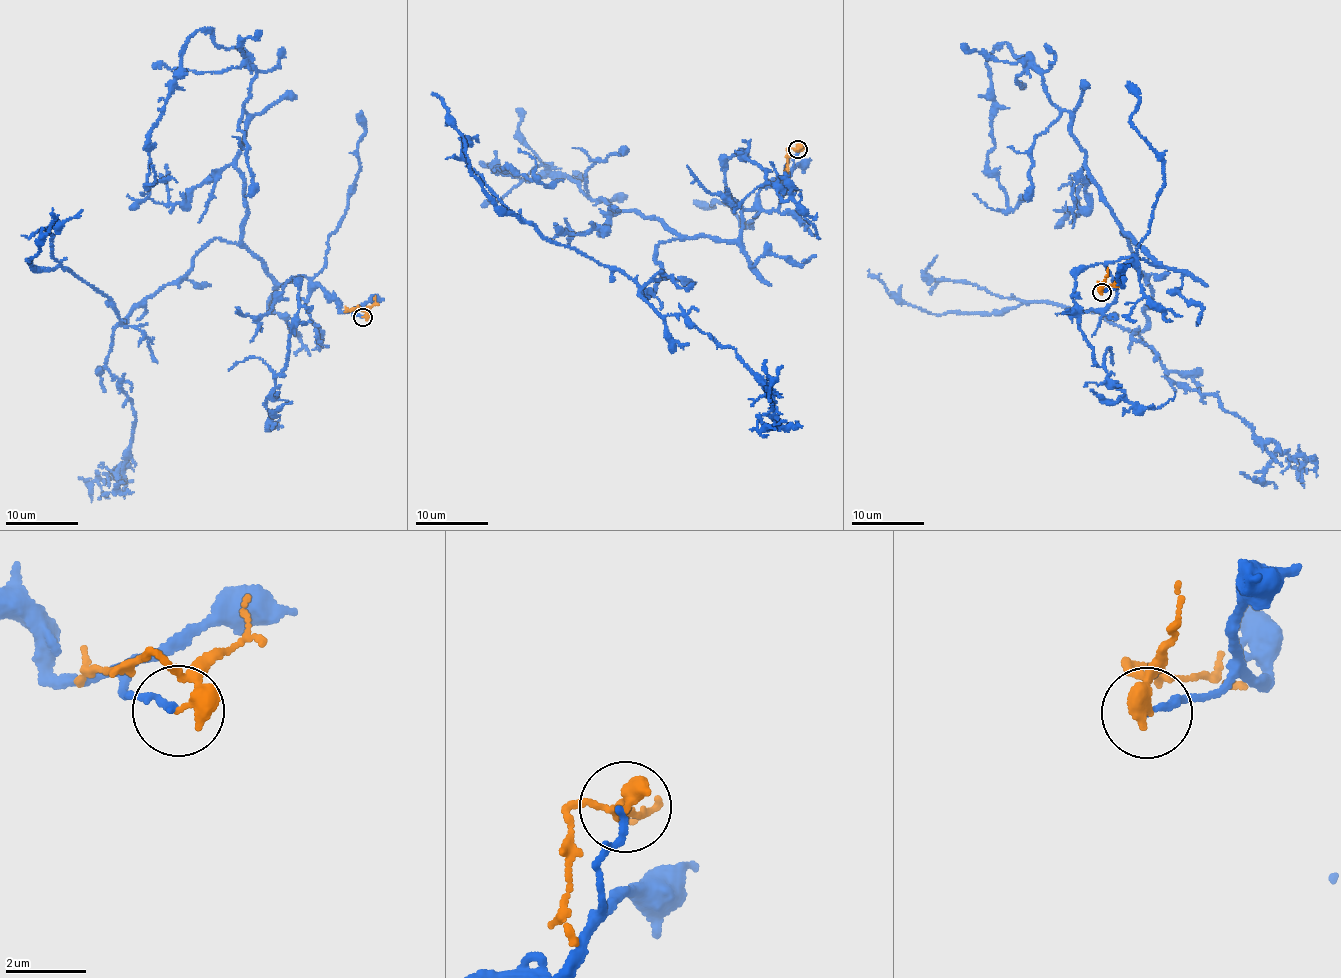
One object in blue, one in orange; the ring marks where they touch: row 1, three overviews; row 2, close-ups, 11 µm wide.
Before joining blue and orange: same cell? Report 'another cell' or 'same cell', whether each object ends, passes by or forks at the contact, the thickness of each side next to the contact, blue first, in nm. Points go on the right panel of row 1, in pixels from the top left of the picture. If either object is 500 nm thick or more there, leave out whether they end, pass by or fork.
another cell; blue ends; orange ends; calibres 130 and 440 nm

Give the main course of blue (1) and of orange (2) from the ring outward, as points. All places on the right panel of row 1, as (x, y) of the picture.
1: (1102, 291), (1150, 257), (1030, 55), (1004, 44), (987, 60), (988, 171), (1007, 209), (973, 193)
2: (1102, 291), (1099, 283), (1119, 287)

